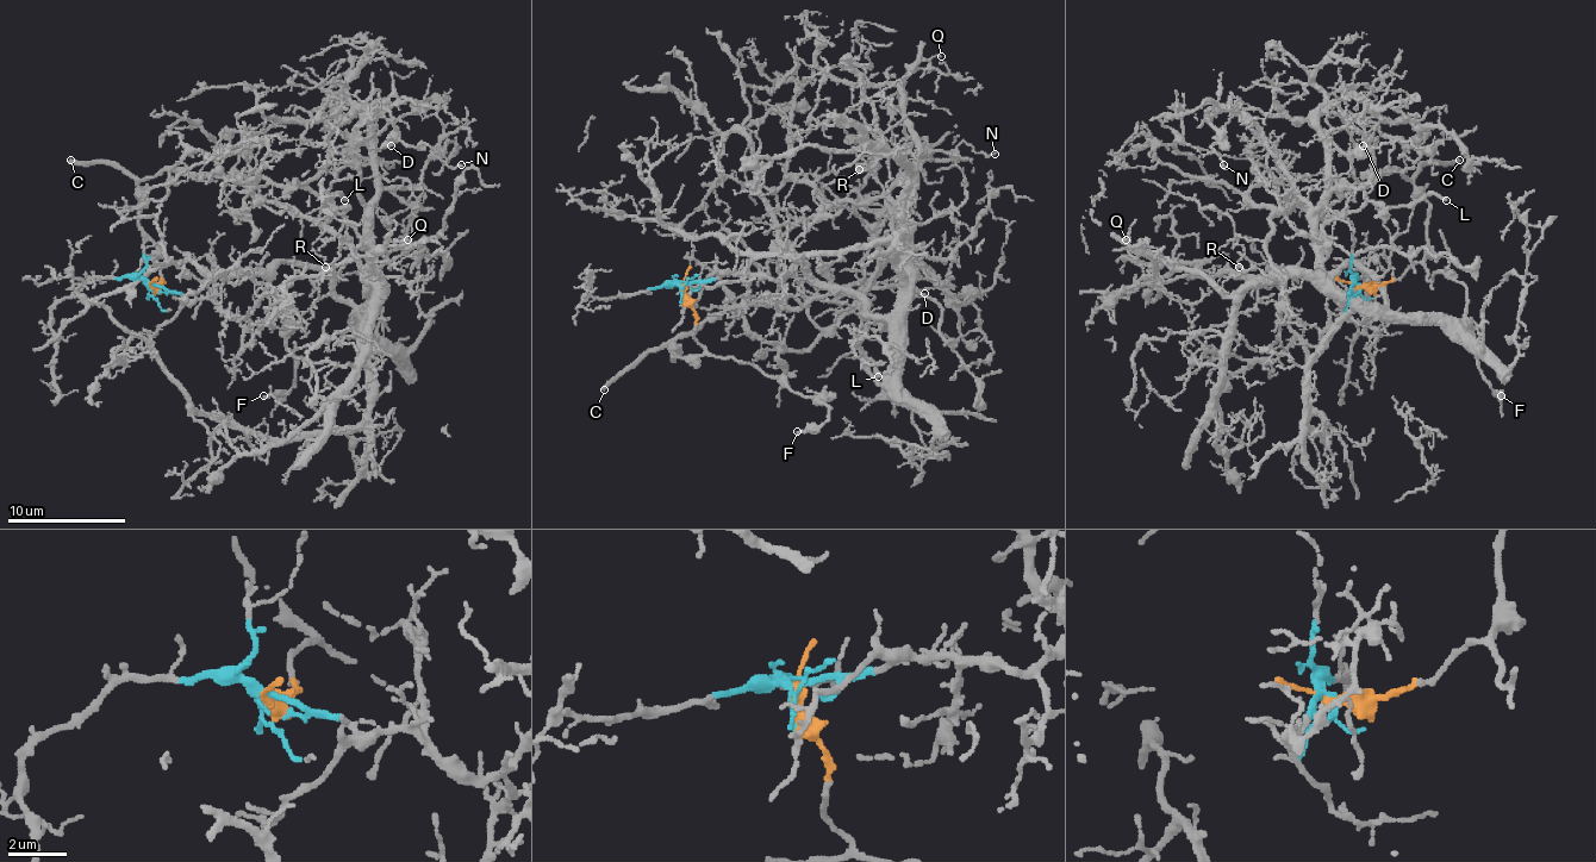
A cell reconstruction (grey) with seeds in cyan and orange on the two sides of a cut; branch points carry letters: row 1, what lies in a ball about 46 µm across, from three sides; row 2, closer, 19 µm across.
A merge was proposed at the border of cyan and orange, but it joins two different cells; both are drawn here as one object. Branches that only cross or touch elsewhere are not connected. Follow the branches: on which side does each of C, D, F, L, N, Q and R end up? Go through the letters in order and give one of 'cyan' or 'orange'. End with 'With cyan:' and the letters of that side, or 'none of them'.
C: orange
D: orange
F: orange
L: orange
N: orange
Q: cyan
R: cyan
With cyan: Q, R

